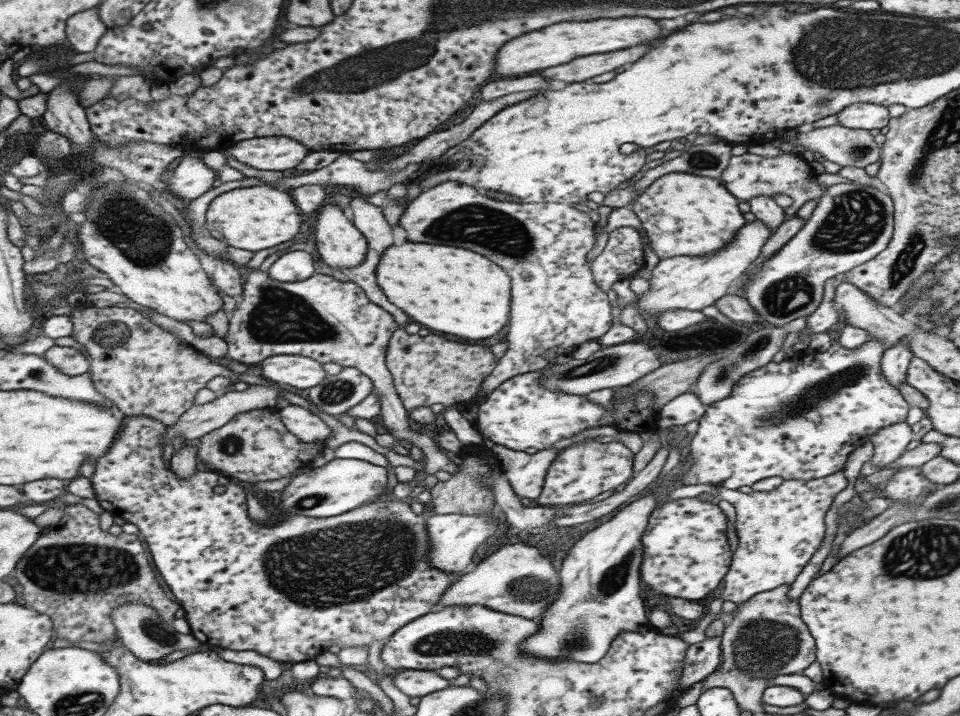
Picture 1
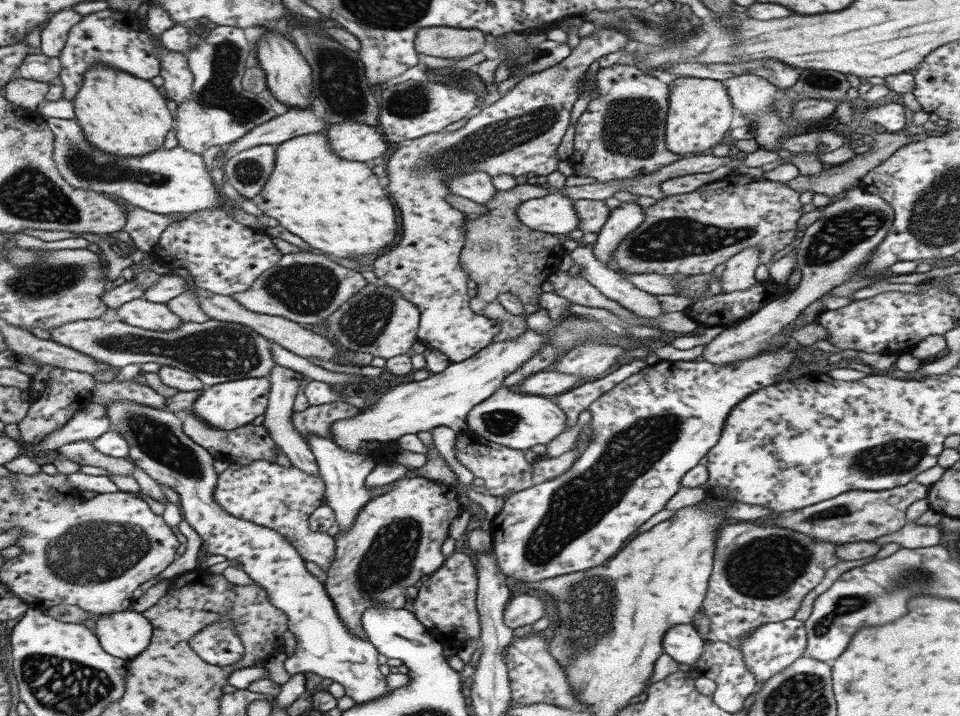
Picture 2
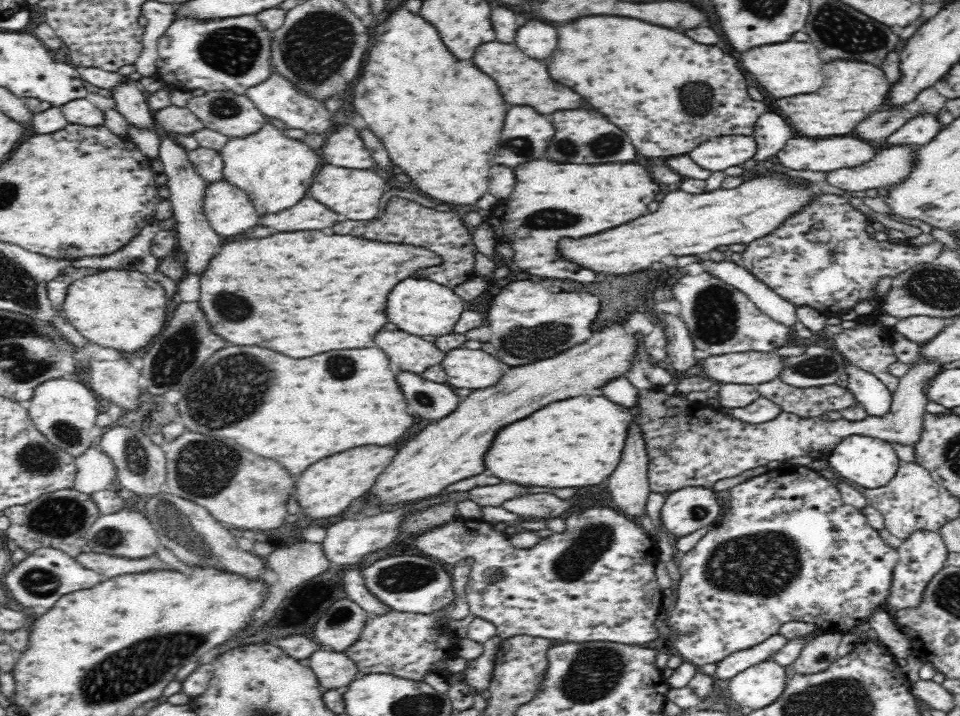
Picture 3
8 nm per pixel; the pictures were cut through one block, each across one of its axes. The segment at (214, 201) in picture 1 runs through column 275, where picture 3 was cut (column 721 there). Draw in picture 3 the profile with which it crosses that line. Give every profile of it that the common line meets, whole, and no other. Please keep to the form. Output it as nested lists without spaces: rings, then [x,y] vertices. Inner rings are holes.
[[[776,168],[764,173],[764,176],[750,176],[738,188],[730,190],[720,188],[702,194],[688,194],[684,190],[674,190],[666,194],[666,198],[660,202],[660,208],[654,214],[640,216],[624,226],[614,226],[612,230],[604,230],[600,234],[590,234],[588,238],[560,238],[556,248],[560,258],[572,264],[576,262],[576,266],[592,270],[603,278],[630,274],[649,268],[652,262],[659,261],[664,256],[706,256],[707,252],[718,246],[747,245],[756,238],[770,234],[784,219],[802,209],[811,196],[815,195],[811,189],[802,179],[788,177],[786,171]]]

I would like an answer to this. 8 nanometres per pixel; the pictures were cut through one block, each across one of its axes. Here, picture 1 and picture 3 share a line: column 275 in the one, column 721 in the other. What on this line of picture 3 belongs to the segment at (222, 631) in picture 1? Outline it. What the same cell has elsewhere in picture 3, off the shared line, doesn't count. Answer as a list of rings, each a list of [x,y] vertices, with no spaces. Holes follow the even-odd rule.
[[[786,466],[776,468],[775,470],[769,470],[766,474],[761,474],[749,478],[728,489],[728,494],[730,494],[730,508],[728,508],[728,512],[724,514],[722,520],[716,522],[711,529],[708,529],[706,534],[702,536],[702,538],[697,542],[693,549],[682,554],[677,554],[677,557],[675,558],[682,578],[680,580],[680,584],[676,587],[676,600],[674,603],[671,604],[671,606],[667,607],[667,609],[665,610],[664,618],[669,628],[675,628],[675,630],[678,630],[679,634],[681,634],[674,642],[674,648],[677,654],[680,654],[686,661],[693,663],[697,666],[703,664],[714,664],[720,662],[720,660],[724,660],[724,658],[728,658],[728,656],[730,656],[730,654],[734,654],[734,652],[740,652],[740,650],[748,650],[748,648],[752,648],[752,646],[756,646],[756,644],[760,644],[765,640],[768,640],[770,636],[779,634],[780,627],[785,622],[814,622],[817,624],[817,628],[823,629],[825,632],[834,633],[836,631],[840,631],[843,633],[854,626],[858,626],[861,622],[867,622],[867,618],[869,617],[869,614],[874,607],[883,608],[884,606],[886,606],[886,598],[888,598],[892,569],[894,568],[896,561],[899,560],[899,554],[897,553],[897,549],[888,546],[887,543],[883,541],[883,538],[880,536],[879,530],[874,529],[868,523],[868,521],[866,521],[866,516],[859,508],[850,506],[849,504],[846,504],[846,502],[844,502],[844,499],[841,497],[841,494],[839,493],[839,490],[835,487],[835,484],[832,484],[829,480],[826,480],[825,476],[826,473],[822,474],[818,472],[813,472],[812,470],[809,470],[804,466]]]

